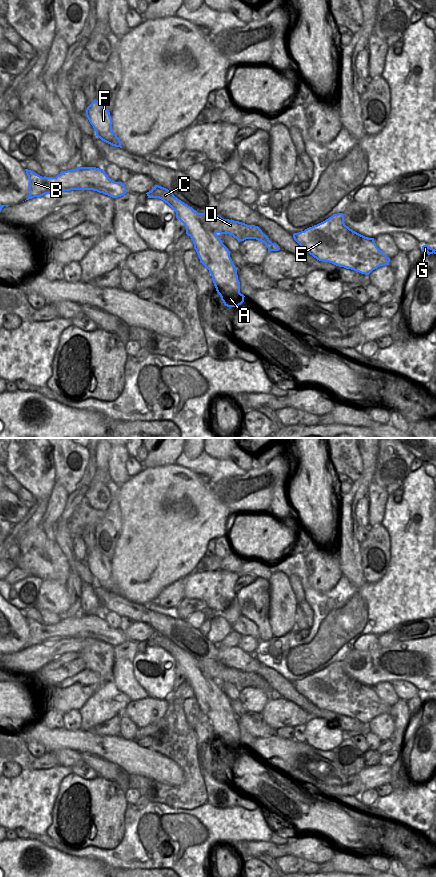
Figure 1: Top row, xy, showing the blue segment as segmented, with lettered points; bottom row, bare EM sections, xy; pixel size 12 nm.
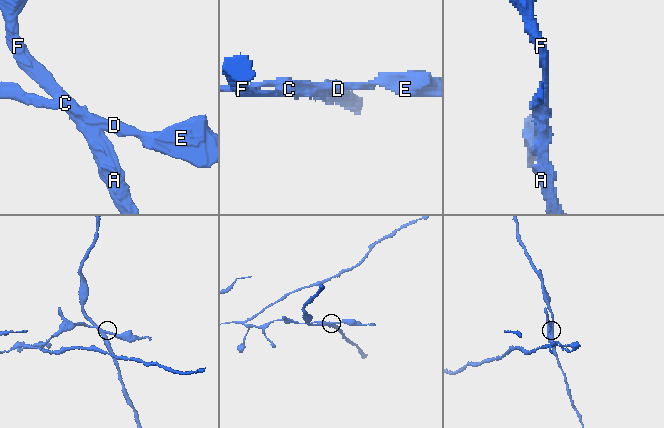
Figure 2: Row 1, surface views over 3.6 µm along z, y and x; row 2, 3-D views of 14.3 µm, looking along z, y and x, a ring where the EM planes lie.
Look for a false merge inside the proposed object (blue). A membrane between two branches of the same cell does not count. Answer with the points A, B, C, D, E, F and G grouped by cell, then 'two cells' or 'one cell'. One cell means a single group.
A C F / B D E G; two cells

